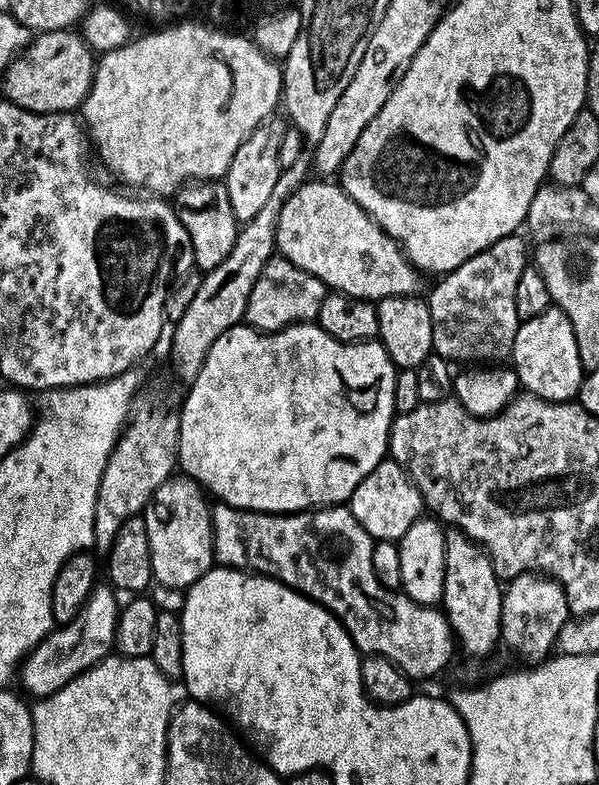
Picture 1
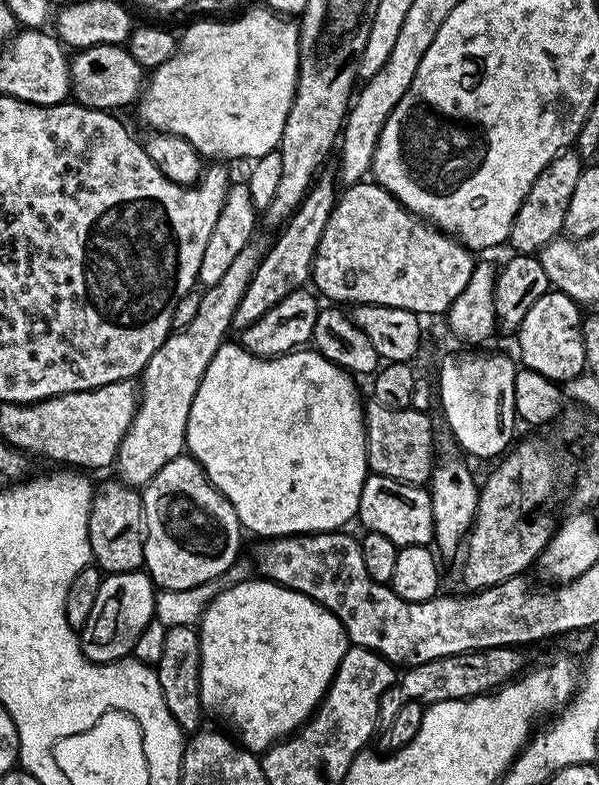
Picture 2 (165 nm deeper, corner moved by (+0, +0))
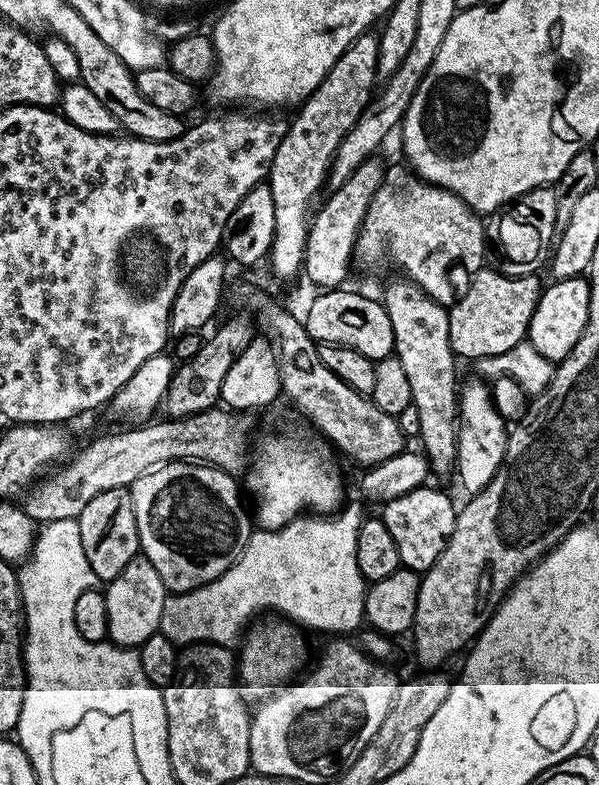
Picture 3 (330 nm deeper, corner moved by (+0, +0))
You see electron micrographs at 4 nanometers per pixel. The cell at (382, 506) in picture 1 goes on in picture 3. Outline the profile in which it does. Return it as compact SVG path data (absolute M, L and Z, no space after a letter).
M423 486L410 490L393 500L385 503L382 510L382 519L386 530L398 545L398 554L403 567L414 572L425 573L446 550L446 542L450 534L454 534L454 522L458 511L457 505L452 505L452 500L444 492L439 492L431 486Z

